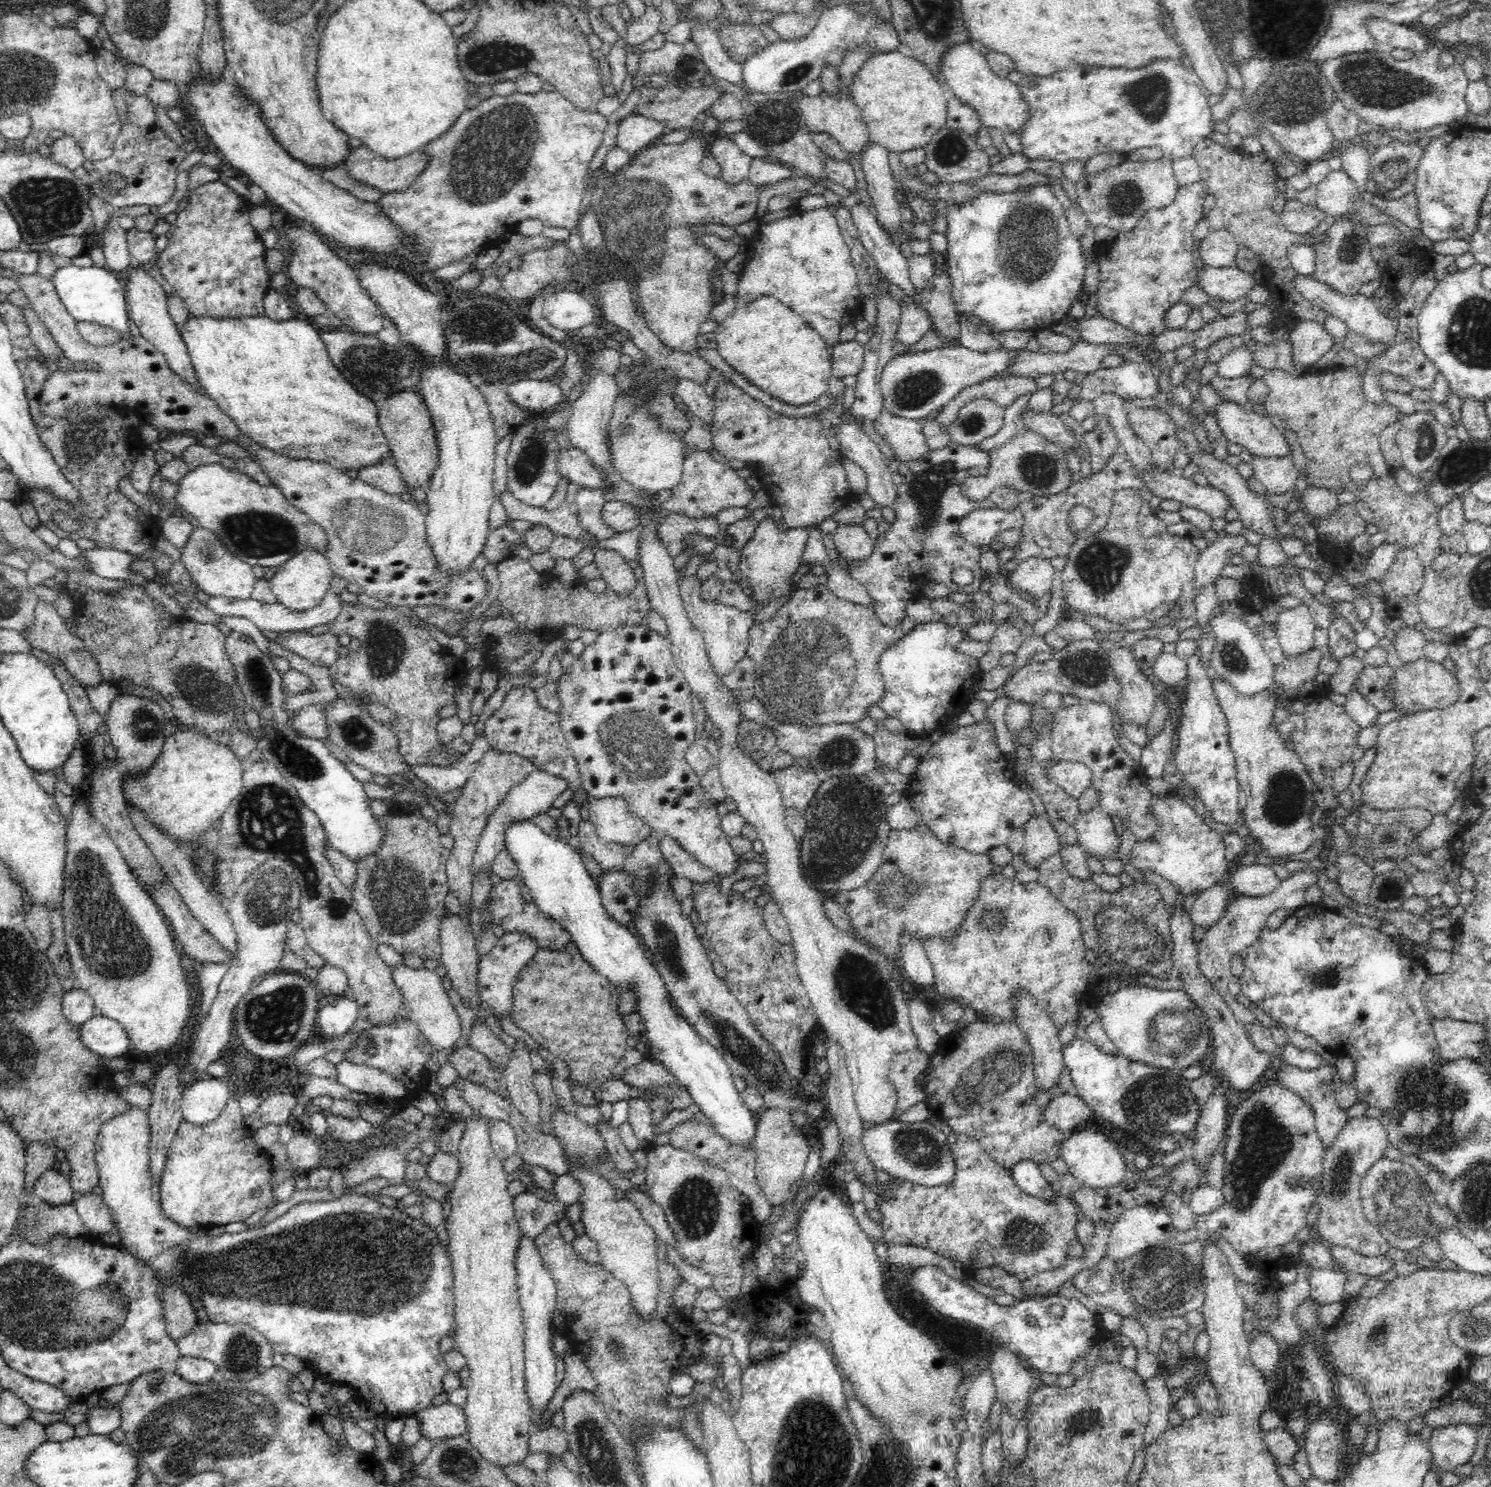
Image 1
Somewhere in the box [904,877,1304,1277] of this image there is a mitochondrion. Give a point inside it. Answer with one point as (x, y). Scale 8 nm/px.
(1263, 1143)

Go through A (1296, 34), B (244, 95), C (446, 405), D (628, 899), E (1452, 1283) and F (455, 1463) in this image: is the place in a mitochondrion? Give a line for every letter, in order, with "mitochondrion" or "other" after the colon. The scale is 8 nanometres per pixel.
A: other
B: other
C: other
D: mitochondrion
E: other
F: mitochondrion

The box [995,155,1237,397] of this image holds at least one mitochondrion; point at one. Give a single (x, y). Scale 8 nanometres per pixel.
(1124, 198)

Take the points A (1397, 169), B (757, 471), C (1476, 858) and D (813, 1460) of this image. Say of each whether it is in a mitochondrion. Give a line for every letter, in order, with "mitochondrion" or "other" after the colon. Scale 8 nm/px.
A: mitochondrion
B: other
C: other
D: mitochondrion

